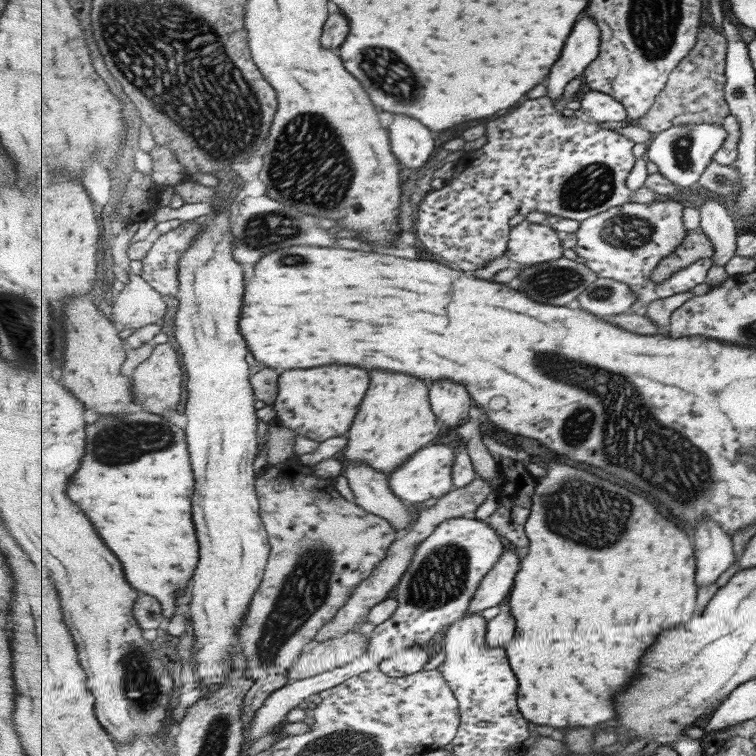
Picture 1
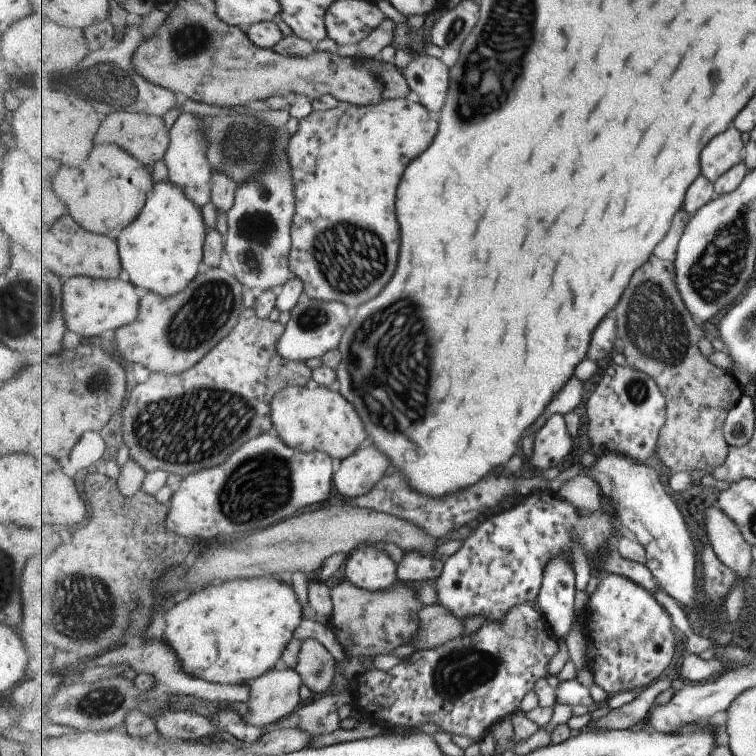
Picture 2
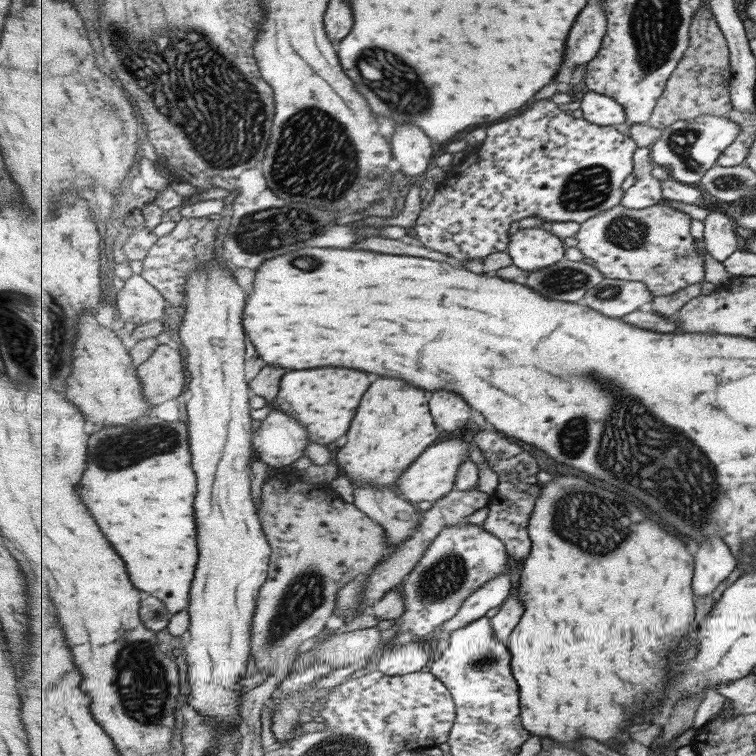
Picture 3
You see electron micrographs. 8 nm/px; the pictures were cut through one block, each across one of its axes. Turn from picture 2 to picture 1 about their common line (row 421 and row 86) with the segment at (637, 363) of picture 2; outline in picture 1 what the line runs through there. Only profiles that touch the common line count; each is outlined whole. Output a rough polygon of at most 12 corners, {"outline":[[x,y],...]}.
{"outline":[[701,27],[698,44],[637,123],[654,133],[722,123],[728,48]]}

